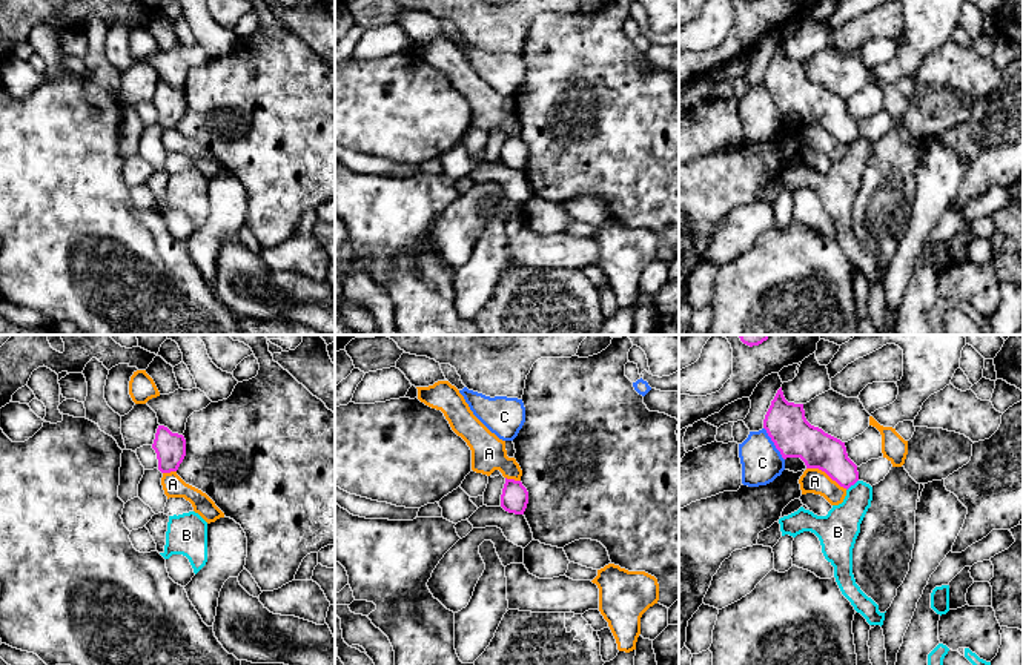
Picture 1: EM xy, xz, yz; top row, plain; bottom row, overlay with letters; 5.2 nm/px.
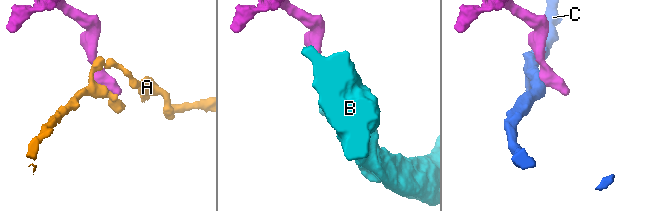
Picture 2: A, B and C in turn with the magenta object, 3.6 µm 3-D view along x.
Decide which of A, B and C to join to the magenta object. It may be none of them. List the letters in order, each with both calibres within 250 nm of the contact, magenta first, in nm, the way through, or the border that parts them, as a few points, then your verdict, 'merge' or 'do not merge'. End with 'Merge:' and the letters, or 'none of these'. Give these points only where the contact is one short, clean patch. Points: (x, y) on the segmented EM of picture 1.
A: 200 nm thick on the magenta side, 130 nm on the other; border along yz (807, 467), (824, 470), (847, 489); do not merge
B: 190 nm thick on the magenta side, 200 nm on the other; border along yz (857, 479), (847, 490); do not merge
C: 220 nm thick on the magenta side, 220 nm on the other; border along yz (764, 427), (784, 459); do not merge
Merge: none of these

